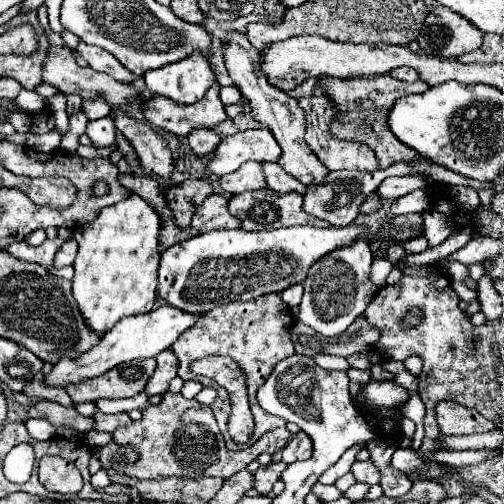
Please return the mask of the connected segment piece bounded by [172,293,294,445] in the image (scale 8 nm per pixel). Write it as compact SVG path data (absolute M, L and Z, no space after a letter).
M270 293L270 295L262 295L262 297L258 297L254 301L248 301L248 303L218 305L216 309L212 309L208 313L208 317L200 317L200 321L194 323L188 331L184 331L176 339L176 343L172 345L172 351L176 353L176 357L180 361L178 375L182 379L194 379L196 381L196 375L190 371L190 363L196 357L230 355L242 367L242 371L246 375L246 381L248 381L252 415L254 415L254 421L256 421L256 431L250 439L250 445L254 441L258 441L266 431L286 425L286 421L266 413L258 405L256 391L266 381L266 377L270 377L270 373L272 373L272 369L278 361L294 355L294 343L290 339L290 327L292 325L294 325L292 311L288 311L288 307L284 305L284 301L278 293Z

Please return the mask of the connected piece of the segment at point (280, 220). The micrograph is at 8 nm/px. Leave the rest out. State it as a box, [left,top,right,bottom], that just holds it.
[230,189,328,231]

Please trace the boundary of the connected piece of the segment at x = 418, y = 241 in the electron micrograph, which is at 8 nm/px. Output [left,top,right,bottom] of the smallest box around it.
[400,237,428,253]

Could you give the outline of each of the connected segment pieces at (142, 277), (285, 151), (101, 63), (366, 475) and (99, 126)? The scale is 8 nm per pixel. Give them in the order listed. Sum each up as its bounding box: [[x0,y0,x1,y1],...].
[[72,195,160,333],[224,33,328,185],[76,41,138,83],[352,461,380,485],[86,119,116,147]]

